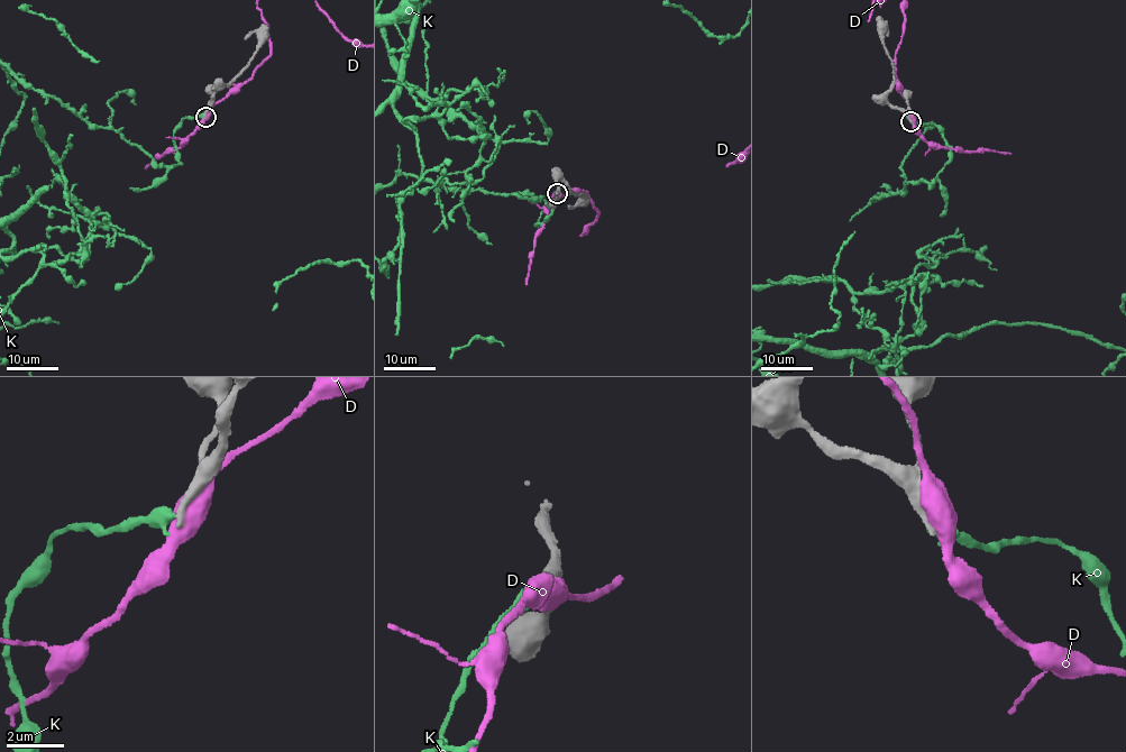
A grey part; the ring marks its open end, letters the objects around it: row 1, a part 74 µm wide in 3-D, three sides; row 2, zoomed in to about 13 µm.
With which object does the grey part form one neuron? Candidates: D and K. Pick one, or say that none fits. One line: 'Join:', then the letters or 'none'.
Join: none

